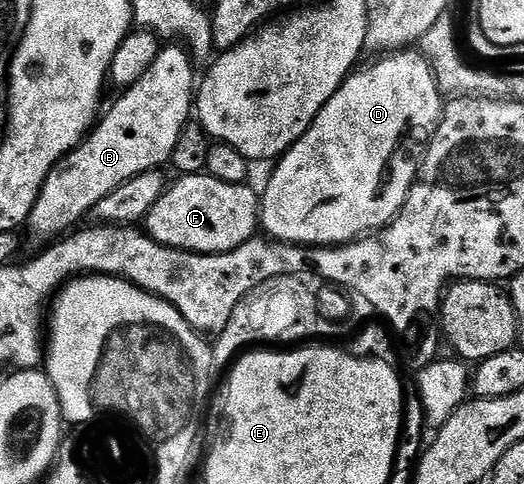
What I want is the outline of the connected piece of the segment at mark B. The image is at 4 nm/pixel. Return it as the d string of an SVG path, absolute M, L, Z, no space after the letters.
M184 45L169 46L158 49L153 63L147 72L133 86L124 91L125 94L94 125L91 133L77 149L66 154L47 176L41 186L39 196L31 208L27 219L29 238L33 242L49 244L60 239L70 228L76 227L77 220L87 211L92 211L103 196L110 194L119 184L131 180L148 170L164 167L170 161L176 142L185 130L195 106L195 78L193 82L194 59Z

